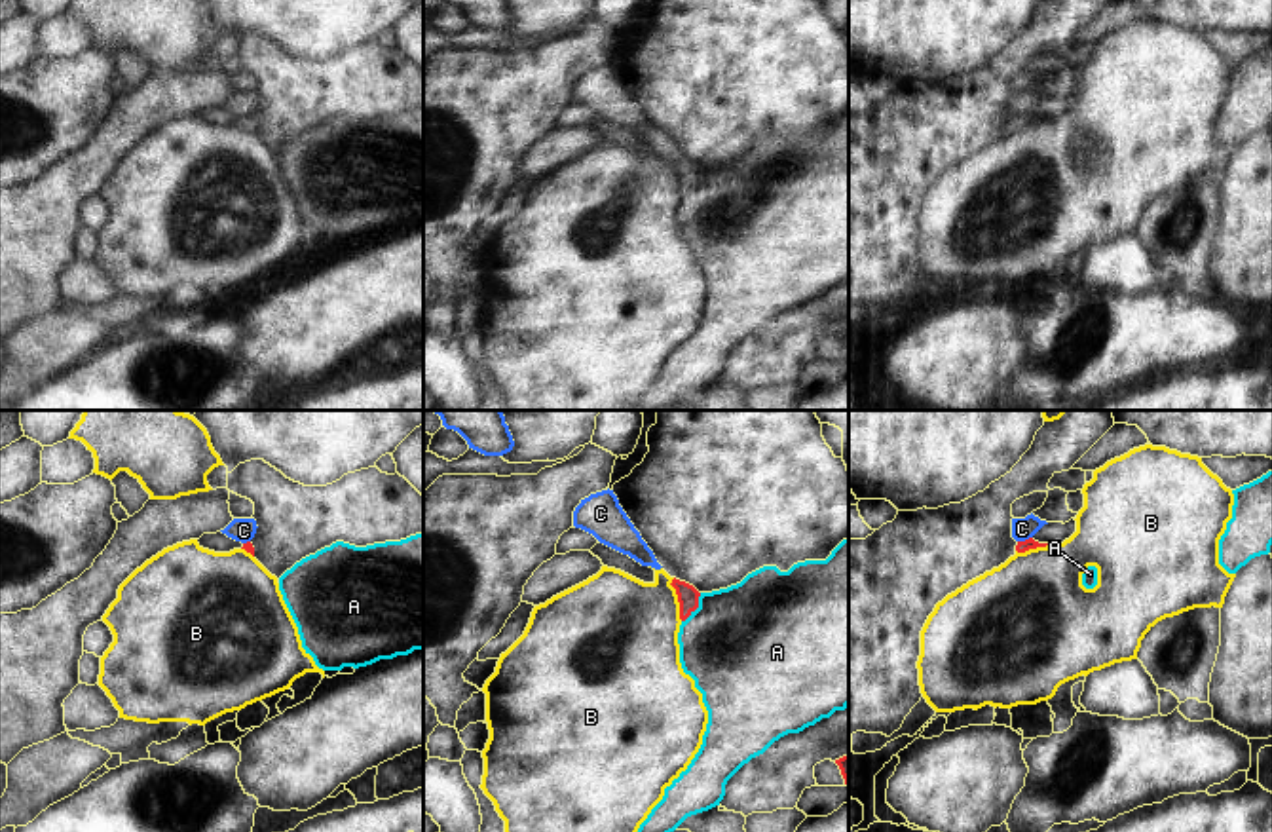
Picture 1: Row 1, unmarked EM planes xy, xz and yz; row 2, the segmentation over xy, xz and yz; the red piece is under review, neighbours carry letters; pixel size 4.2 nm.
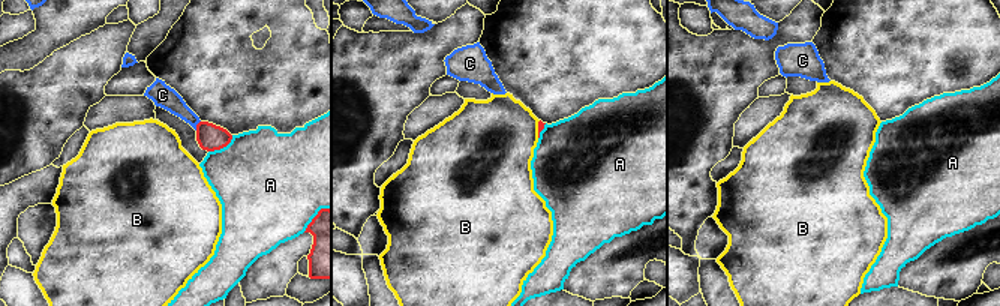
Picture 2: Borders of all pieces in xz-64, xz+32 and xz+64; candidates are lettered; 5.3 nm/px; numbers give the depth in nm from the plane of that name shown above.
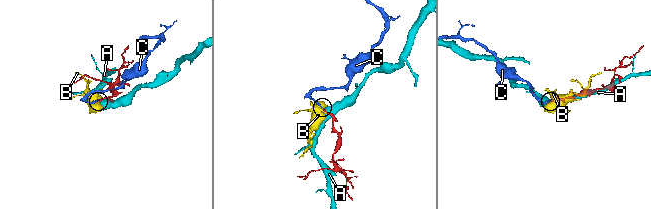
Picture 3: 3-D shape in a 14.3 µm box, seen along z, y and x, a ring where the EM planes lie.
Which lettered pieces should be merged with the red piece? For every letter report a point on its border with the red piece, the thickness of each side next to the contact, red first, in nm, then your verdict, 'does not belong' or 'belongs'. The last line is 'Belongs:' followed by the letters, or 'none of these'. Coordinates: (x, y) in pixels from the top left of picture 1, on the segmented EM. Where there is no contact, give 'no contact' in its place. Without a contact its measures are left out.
A: xz (695, 608) | 90/500 nm | does not belong
B: xz (678, 599) | 90/420 nm | does not belong
C: yz (1026, 540) | 50/100 nm | belongs
Belongs: C

